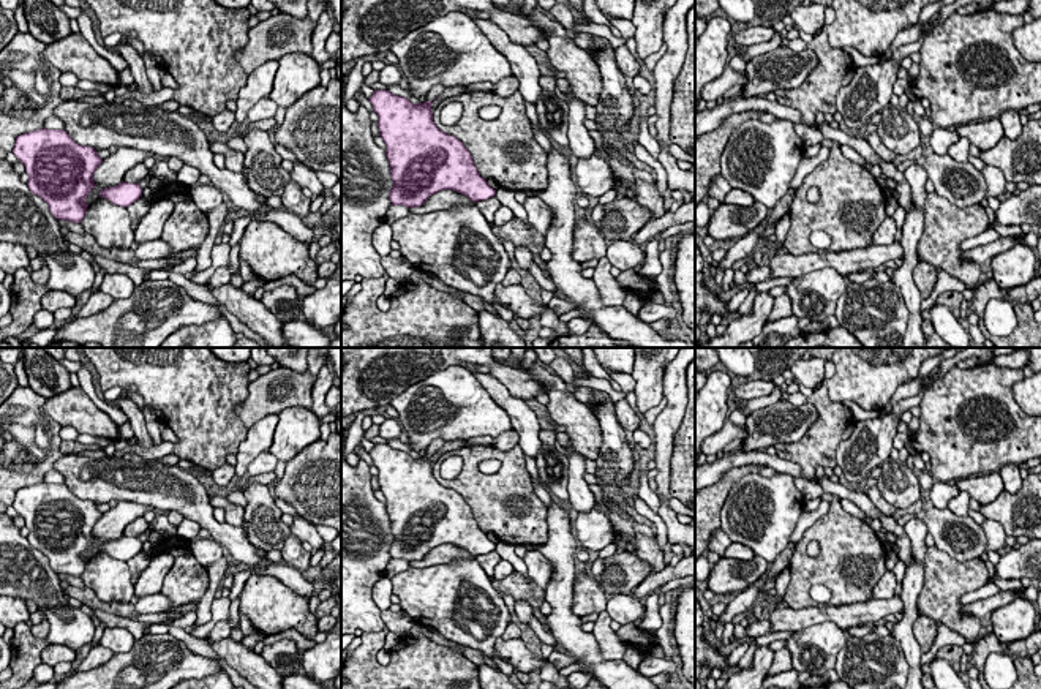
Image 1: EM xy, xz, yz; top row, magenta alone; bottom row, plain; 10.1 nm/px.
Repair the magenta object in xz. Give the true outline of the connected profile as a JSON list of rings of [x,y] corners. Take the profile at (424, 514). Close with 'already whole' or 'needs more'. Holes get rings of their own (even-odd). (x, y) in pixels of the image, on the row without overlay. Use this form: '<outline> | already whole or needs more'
[[[374,444],[368,454],[387,499],[392,559],[420,561],[442,544],[458,545],[474,556],[496,550],[464,498],[436,480],[433,455],[412,458],[389,444]]] | already whole

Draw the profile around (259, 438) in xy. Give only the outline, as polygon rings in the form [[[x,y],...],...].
[[[270,414],[256,422],[246,438],[240,442],[237,452],[235,474],[245,477],[248,465],[264,450],[269,450],[273,442],[273,435],[278,425],[278,416]]]

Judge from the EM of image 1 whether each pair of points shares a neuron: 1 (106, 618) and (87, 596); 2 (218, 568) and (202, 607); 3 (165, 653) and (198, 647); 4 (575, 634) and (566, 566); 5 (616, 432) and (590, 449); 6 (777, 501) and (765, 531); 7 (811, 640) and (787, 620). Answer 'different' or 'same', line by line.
1: different
2: same
3: different
4: same
5: different
6: same
7: different

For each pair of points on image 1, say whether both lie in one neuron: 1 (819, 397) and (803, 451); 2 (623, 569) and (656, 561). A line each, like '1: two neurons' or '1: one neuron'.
1: one neuron
2: two neurons

